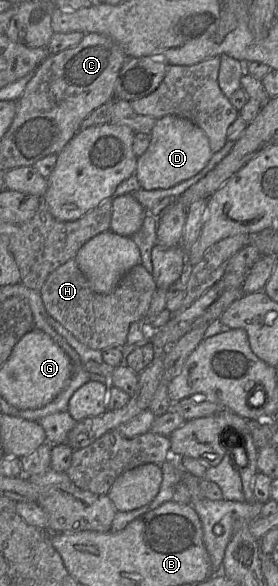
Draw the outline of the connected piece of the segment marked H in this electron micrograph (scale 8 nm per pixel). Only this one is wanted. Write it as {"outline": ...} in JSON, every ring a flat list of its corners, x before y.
{"outline":[[75,258,54,270,38,290,46,311,80,342,92,349,123,347,132,323,144,319,157,289,152,273,143,264,132,267,115,290,100,294,92,290]]}

